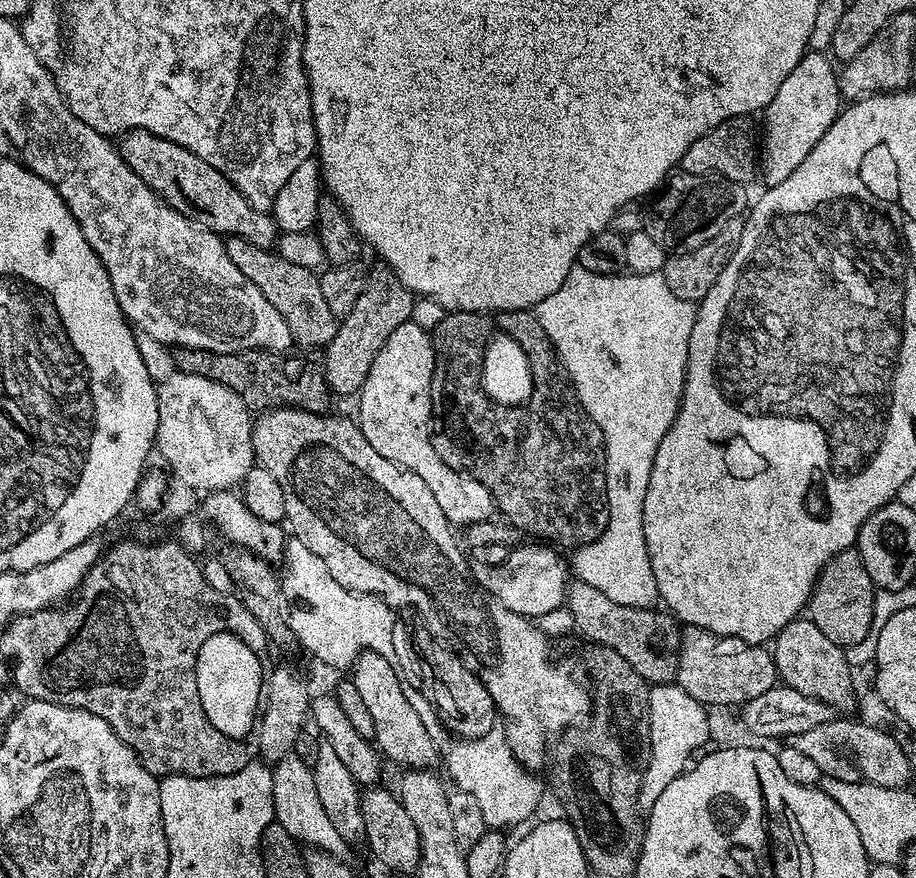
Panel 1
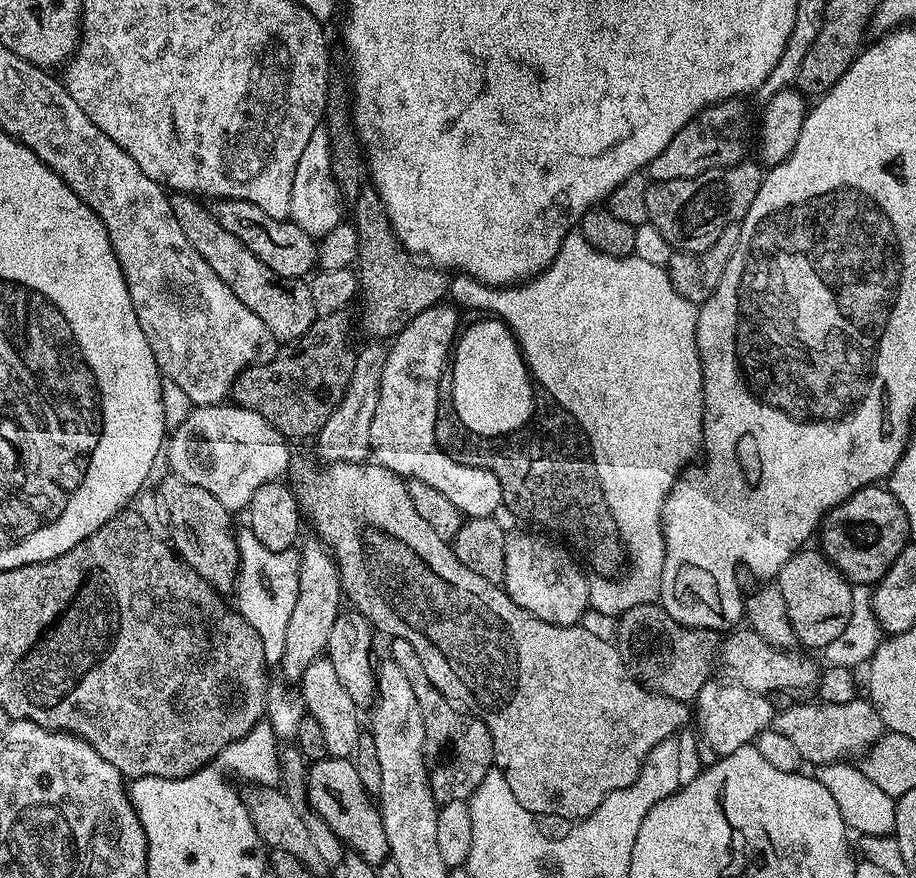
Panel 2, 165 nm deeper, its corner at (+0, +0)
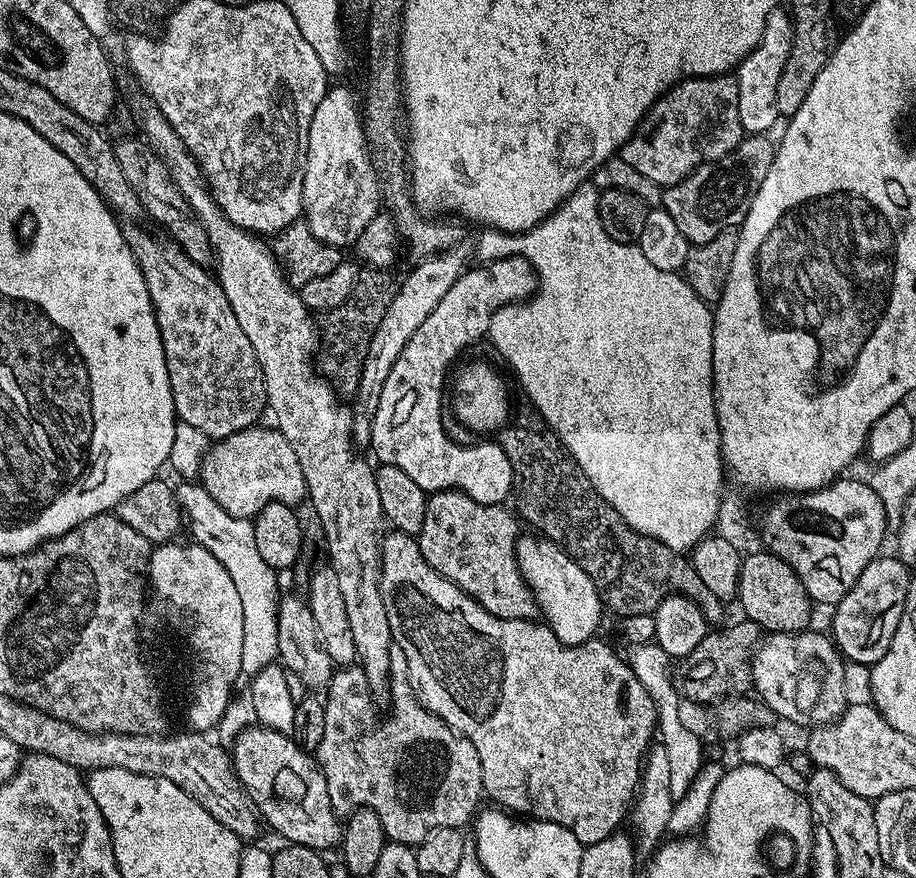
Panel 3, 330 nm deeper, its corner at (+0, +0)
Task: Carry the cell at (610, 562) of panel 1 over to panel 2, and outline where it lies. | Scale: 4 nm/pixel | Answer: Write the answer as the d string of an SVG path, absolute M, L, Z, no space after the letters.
M576 230L568 233L568 237L562 242L552 265L532 279L511 286L493 286L475 280L473 276L456 274L449 279L447 299L461 309L477 308L480 314L491 314L495 319L504 321L512 335L516 337L520 352L524 355L524 363L528 365L528 371L533 381L539 387L541 384L542 387L549 388L554 395L568 400L568 404L566 403L567 411L580 423L580 427L584 429L584 435L588 437L600 489L603 491L606 500L610 500L610 506L614 506L614 516L618 516L616 526L624 528L621 537L624 540L626 553L626 567L621 575L615 578L593 575L589 579L589 609L592 612L596 611L600 616L619 618L626 610L634 610L634 606L657 603L662 586L662 566L666 558L666 546L664 545L664 535L660 525L662 506L681 472L695 461L692 459L699 452L701 455L702 449L705 447L704 379L702 378L702 362L698 354L698 342L696 341L697 305L686 302L686 298L682 298L682 294L678 294L678 290L674 290L674 286L664 268L654 266L651 262L642 262L642 258L633 255L611 257L610 254L600 253L587 241L584 235Z

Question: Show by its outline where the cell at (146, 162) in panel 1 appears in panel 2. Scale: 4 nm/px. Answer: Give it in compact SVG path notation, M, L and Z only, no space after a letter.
M216 200L213 205L210 211L218 226L222 226L222 230L228 231L229 234L234 234L234 238L238 238L238 242L242 242L246 250L254 254L254 258L266 262L266 266L270 266L274 274L299 280L307 277L317 267L317 241L310 234L306 234L306 230L293 224L291 219L270 218L266 210L261 210L254 206L254 202L245 200Z

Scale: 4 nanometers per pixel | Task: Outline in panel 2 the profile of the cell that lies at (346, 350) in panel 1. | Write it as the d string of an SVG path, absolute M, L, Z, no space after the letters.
M364 186L355 200L350 204L350 223L358 230L360 258L358 261L359 295L364 296L364 309L358 316L358 324L364 327L368 338L395 338L422 310L430 310L441 303L448 295L449 273L427 262L421 262L402 246L402 242L394 234L390 218L384 209L384 203L376 189Z

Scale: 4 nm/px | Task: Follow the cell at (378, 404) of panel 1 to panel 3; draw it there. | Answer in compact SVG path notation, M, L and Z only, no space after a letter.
M507 256L506 258L502 258L501 260L489 260L487 262L481 263L479 265L481 268L475 268L475 266L469 267L463 274L458 278L458 282L454 282L454 286L450 286L450 291L442 297L442 302L438 302L438 306L434 306L434 311L426 317L426 322L422 322L422 326L418 326L418 330L414 330L414 338L410 338L410 342L406 342L406 350L402 350L402 354L398 354L398 362L394 362L394 370L390 370L390 378L386 378L386 387L382 390L382 398L378 398L378 410L374 414L374 418L372 419L372 439L370 441L370 448L373 448L376 451L377 461L380 464L389 464L390 466L398 466L398 470L402 470L405 474L410 474L410 478L414 478L414 482L418 482L418 486L422 486L422 490L426 493L433 492L442 492L445 490L455 490L457 492L465 492L470 498L474 498L474 502L482 502L483 504L504 504L505 501L513 495L512 491L512 467L510 466L510 458L506 458L506 454L503 450L500 449L499 443L492 442L492 444L488 444L485 448L476 448L477 445L475 443L471 444L458 444L455 440L452 440L446 434L446 430L442 426L442 418L444 417L444 412L442 411L442 407L440 408L440 403L444 400L444 375L448 372L448 367L451 366L452 360L456 360L460 356L460 351L463 348L468 348L471 346L475 340L484 340L488 334L488 327L490 326L490 318L494 318L494 314L498 311L504 304L519 304L531 297L533 293L535 293L538 287L538 281L536 279L536 271L532 268L532 263L529 260L525 260L522 256Z

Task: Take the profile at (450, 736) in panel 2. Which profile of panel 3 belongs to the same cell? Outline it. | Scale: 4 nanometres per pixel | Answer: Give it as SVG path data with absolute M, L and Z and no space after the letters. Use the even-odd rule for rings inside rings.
M393 644L390 650L390 662L392 670L390 673L390 701L392 700L392 716L388 716L383 720L376 713L377 701L374 699L370 686L366 682L366 674L364 669L359 666L340 666L333 671L331 680L326 685L326 699L324 700L324 709L326 710L326 734L322 734L322 742L318 742L318 746L314 750L314 759L320 765L320 772L326 778L328 783L328 793L330 794L330 802L332 808L337 814L347 814L358 808L372 808L377 812L377 818L380 825L384 828L384 835L391 843L406 844L415 846L422 843L434 830L439 828L459 828L465 827L464 823L471 821L477 815L478 809L481 807L480 800L484 796L484 787L482 786L482 762L478 758L478 750L474 750L474 746L464 736L457 736L450 726L446 726L446 722L442 722L433 712L427 712L424 705L420 703L420 698L416 694L415 688L412 686L412 679L408 673L408 663L406 662L406 654L402 654L402 646ZM376 703L376 704L375 704ZM404 764L404 776L396 777L396 771ZM416 768L420 768L420 772L424 776L416 776ZM480 804L480 805L479 805ZM477 807L477 808L476 808Z

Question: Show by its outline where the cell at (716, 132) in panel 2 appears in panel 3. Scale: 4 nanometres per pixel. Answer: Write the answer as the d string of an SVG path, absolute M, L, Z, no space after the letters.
M735 75L691 76L673 84L652 103L618 155L650 182L667 186L682 182L698 166L721 160L738 147L745 135L742 118L738 118Z

